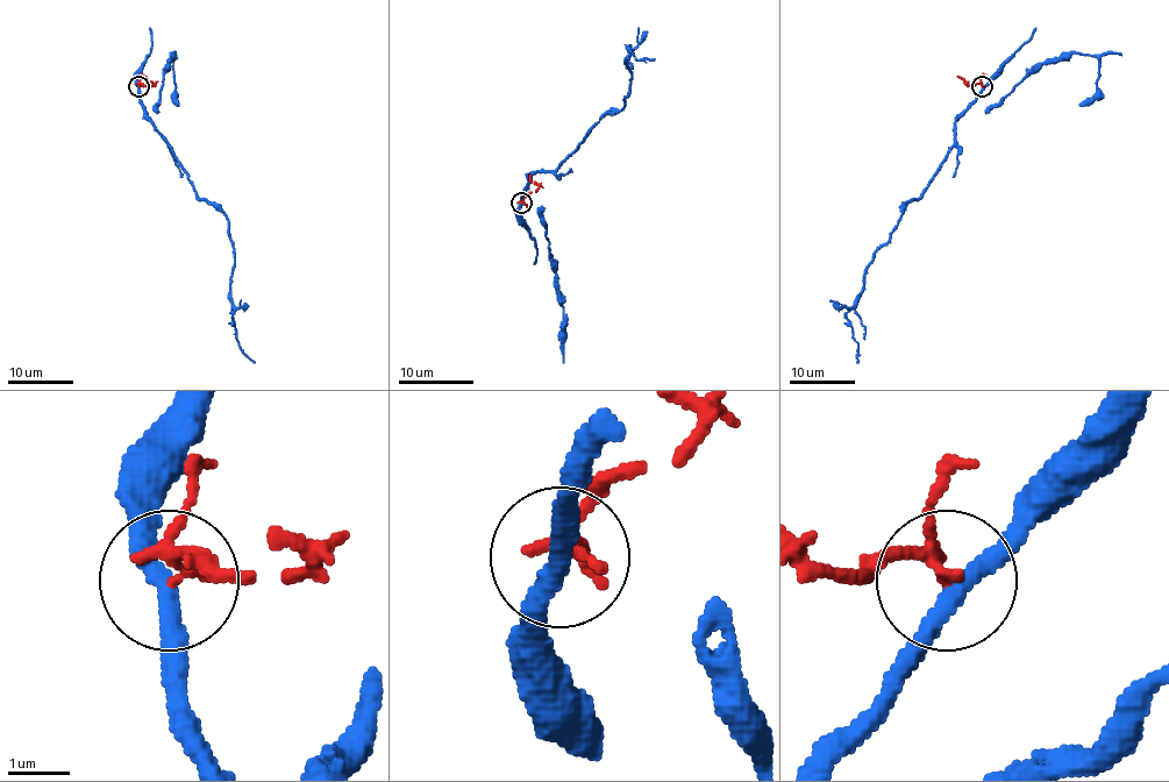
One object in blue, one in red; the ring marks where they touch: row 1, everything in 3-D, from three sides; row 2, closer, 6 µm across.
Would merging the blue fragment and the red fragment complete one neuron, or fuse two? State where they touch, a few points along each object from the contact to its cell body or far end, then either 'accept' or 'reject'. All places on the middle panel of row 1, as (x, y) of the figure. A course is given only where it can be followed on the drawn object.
place (521, 203); course blue (521, 204), (536, 171), (553, 171), (586, 132), (624, 106), (632, 78), (628, 48), (638, 59), (654, 61); course red (521, 204), (537, 186), (530, 173); reject

